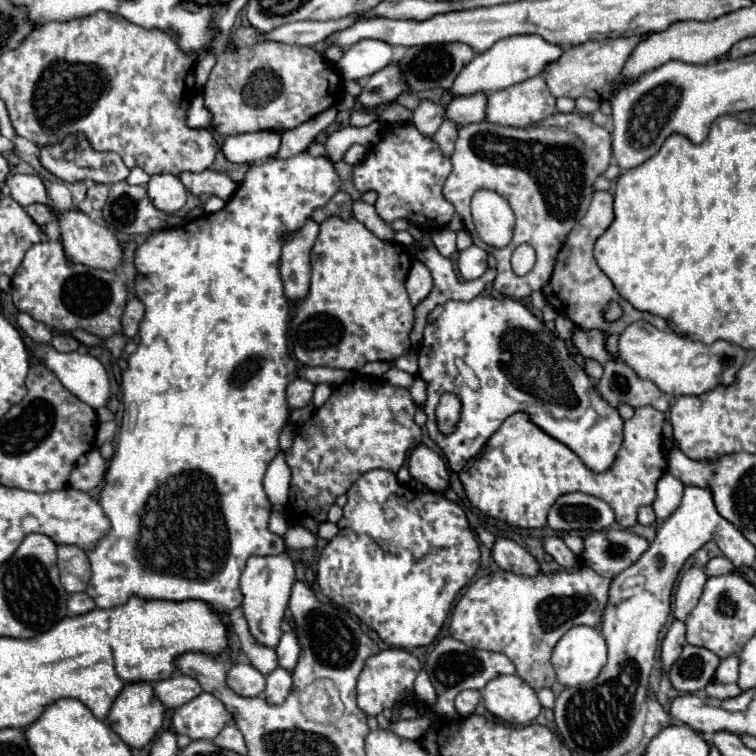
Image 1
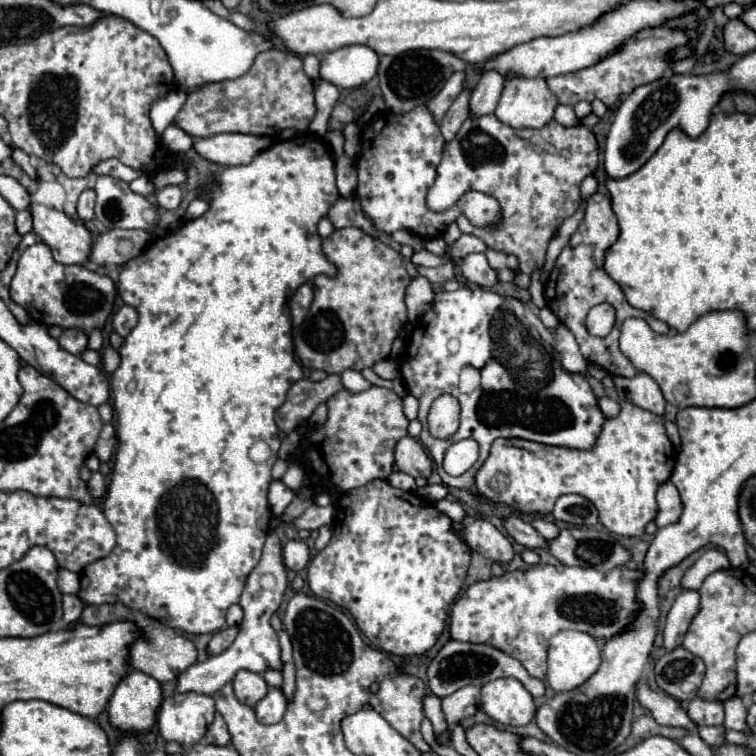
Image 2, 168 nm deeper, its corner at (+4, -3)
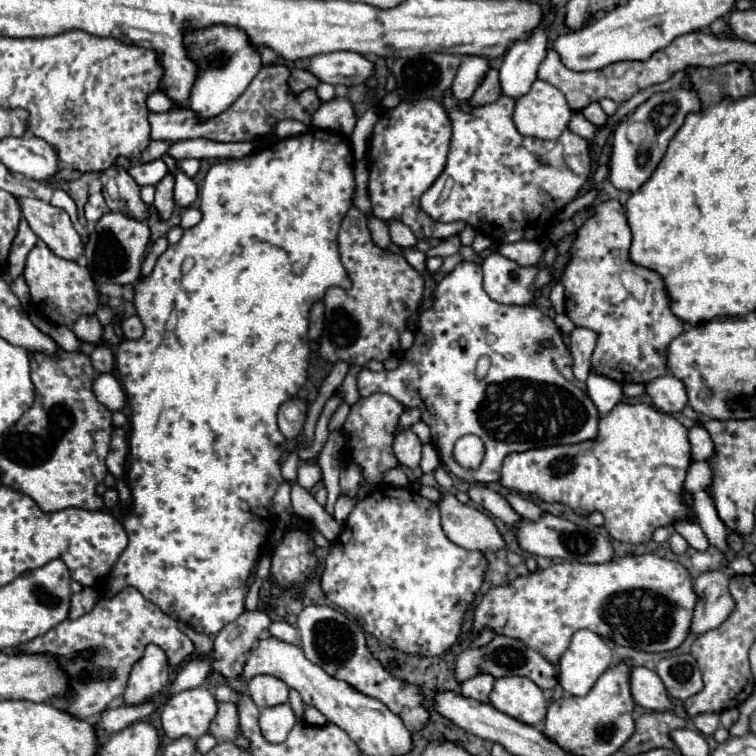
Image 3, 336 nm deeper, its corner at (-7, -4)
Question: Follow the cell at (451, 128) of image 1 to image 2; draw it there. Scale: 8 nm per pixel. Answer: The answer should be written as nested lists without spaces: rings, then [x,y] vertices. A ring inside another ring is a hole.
[[[464,88],[464,90],[460,92],[460,96],[458,96],[458,98],[452,102],[452,106],[448,108],[446,116],[440,120],[440,130],[442,130],[442,136],[444,136],[446,142],[450,142],[450,140],[456,136],[456,132],[460,130],[462,122],[472,116],[472,112],[470,112],[470,108],[468,108],[468,100],[470,100],[470,90]]]

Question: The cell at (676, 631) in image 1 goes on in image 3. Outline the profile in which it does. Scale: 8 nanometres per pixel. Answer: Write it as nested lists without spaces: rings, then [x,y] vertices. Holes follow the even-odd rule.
[[[735,557],[717,571],[707,571],[699,575],[693,583],[693,591],[697,595],[697,603],[691,619],[691,633],[701,635],[707,629],[719,627],[731,613],[733,601],[727,593],[727,583],[735,575],[753,573],[755,565],[749,557]]]

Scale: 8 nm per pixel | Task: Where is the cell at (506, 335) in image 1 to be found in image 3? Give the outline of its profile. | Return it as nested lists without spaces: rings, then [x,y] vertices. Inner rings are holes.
[[[459,263],[453,273],[449,273],[433,293],[435,303],[429,311],[421,313],[419,329],[415,331],[413,347],[403,355],[401,365],[393,371],[373,373],[363,369],[357,377],[359,395],[369,397],[373,393],[387,393],[395,397],[405,407],[419,407],[423,417],[421,421],[431,427],[431,445],[437,449],[441,461],[449,467],[453,475],[463,479],[465,483],[493,483],[499,481],[501,461],[507,453],[527,451],[549,445],[567,445],[581,443],[597,437],[599,429],[599,411],[595,411],[593,401],[585,391],[567,381],[557,369],[549,349],[547,339],[561,337],[553,319],[541,313],[533,305],[505,305],[493,301],[483,289],[481,265],[479,263]],[[481,357],[491,359],[491,369],[487,381],[475,381],[475,363]],[[497,383],[499,389],[489,393],[487,385]],[[463,435],[477,435],[485,443],[485,459],[479,469],[467,471],[459,467],[453,459],[453,445]]]

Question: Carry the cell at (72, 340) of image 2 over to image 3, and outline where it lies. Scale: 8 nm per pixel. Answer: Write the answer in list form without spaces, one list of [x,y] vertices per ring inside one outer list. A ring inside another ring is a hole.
[[[95,315],[79,317],[79,321],[75,321],[75,325],[73,325],[73,333],[83,343],[93,343],[93,345],[103,343],[103,327],[99,325]]]

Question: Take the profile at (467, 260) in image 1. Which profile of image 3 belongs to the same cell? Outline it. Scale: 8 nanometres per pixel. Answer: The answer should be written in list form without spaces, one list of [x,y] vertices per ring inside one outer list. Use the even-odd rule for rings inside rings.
[[[497,251],[483,259],[483,287],[491,299],[507,305],[519,305],[531,301],[535,289],[541,289],[551,281],[549,269],[521,267],[515,261],[499,255]]]

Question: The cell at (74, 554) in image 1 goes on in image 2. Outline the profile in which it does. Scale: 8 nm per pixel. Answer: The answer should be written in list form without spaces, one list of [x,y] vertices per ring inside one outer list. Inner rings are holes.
[[[60,570],[58,586],[60,586],[62,594],[76,594],[80,588],[80,576],[70,572],[70,570]]]

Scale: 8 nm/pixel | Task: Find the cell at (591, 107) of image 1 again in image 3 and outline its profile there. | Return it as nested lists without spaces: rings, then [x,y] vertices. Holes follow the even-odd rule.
[[[589,103],[581,113],[583,113],[585,119],[589,119],[593,125],[603,125],[603,123],[607,121],[607,115],[605,115],[605,111],[601,109],[599,103]]]

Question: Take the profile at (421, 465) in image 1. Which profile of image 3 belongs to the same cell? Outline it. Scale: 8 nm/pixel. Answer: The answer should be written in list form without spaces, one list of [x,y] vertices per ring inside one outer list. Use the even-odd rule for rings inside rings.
[[[401,429],[395,435],[393,451],[395,451],[395,457],[397,457],[399,465],[409,467],[409,469],[419,467],[419,463],[421,463],[421,449],[423,449],[423,443],[419,441],[419,437],[411,429]]]

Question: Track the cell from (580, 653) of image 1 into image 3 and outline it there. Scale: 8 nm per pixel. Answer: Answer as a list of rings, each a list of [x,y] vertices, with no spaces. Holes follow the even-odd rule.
[[[579,629],[559,661],[559,683],[571,695],[587,695],[611,661],[607,643],[597,633]]]

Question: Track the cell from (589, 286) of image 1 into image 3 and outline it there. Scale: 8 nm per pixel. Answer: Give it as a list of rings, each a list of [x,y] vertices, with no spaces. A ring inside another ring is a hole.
[[[615,199],[603,201],[595,207],[595,215],[577,231],[561,283],[565,285],[565,313],[569,319],[577,327],[599,333],[591,371],[617,383],[647,383],[667,373],[665,349],[671,339],[683,333],[685,325],[669,309],[661,275],[629,261],[629,245],[631,229],[623,205]],[[623,273],[635,273],[643,279],[645,289],[641,299],[623,283]]]

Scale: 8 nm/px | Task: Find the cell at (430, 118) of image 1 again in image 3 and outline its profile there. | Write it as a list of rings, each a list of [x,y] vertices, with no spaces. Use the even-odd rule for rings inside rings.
[[[473,55],[463,57],[463,65],[459,67],[459,73],[451,85],[453,97],[459,103],[467,101],[477,89],[477,85],[483,81],[487,69],[489,69],[489,63],[485,57],[473,57]]]

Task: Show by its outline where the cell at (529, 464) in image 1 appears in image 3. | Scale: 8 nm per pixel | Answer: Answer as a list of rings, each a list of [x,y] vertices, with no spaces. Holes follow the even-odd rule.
[[[619,403],[611,413],[601,417],[599,435],[593,441],[509,453],[503,459],[501,485],[521,495],[537,495],[545,503],[565,503],[577,515],[599,511],[603,513],[605,529],[613,539],[625,543],[647,543],[657,527],[671,525],[687,515],[687,507],[681,503],[681,491],[689,463],[691,451],[687,427],[683,427],[673,415],[667,415],[651,405]]]

